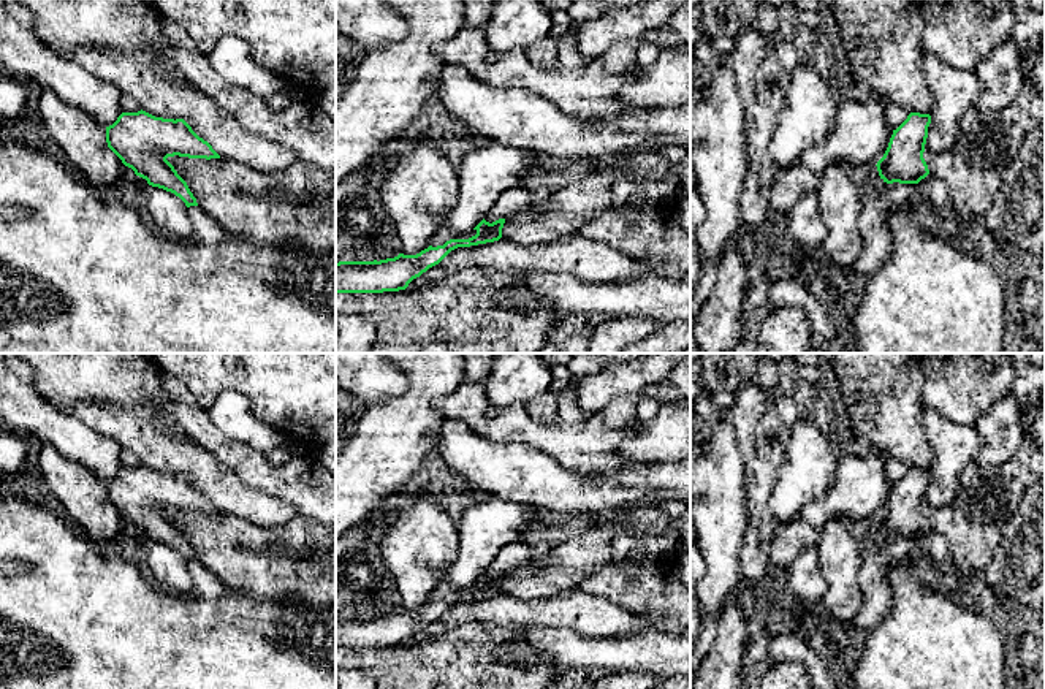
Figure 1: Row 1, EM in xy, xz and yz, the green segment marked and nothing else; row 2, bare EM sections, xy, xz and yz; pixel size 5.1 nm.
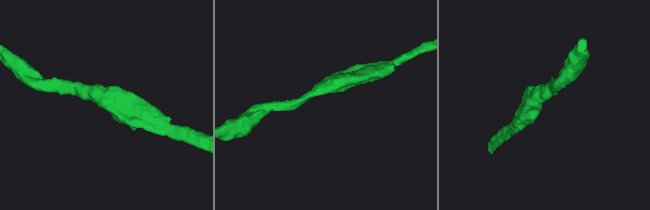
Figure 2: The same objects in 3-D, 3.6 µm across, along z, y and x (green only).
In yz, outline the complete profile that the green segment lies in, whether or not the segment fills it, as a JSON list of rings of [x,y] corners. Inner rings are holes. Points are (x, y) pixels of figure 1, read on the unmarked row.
[[[910,467],[893,485],[888,502],[876,520],[884,537],[918,539],[929,529],[923,513],[929,478],[929,469]]]

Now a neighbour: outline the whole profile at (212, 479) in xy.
[[[0,353],[25,361],[35,372],[36,388],[55,407],[66,409],[89,428],[131,451],[142,466],[163,474],[184,474],[226,515],[263,527],[288,524],[298,510],[282,499],[256,491],[239,480],[214,453],[193,442],[158,401],[163,396],[160,367],[152,353]]]

